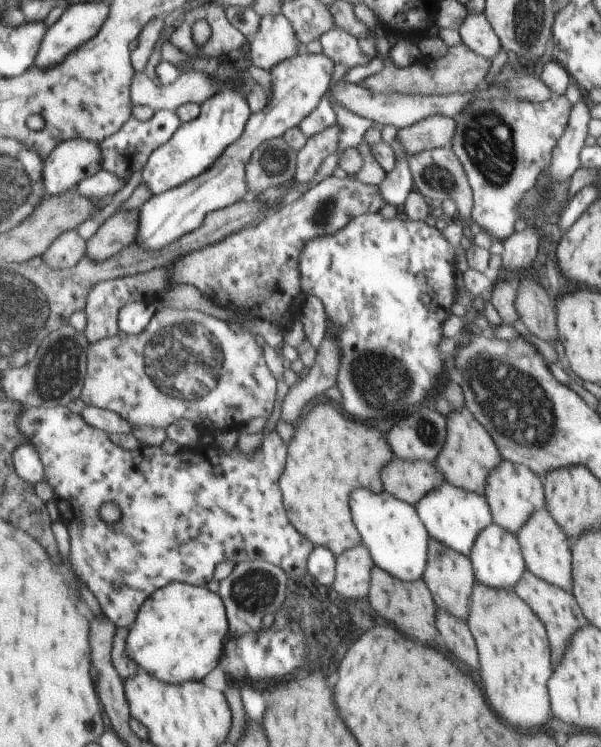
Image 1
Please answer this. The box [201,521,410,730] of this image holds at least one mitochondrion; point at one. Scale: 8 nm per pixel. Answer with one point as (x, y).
(254, 590)

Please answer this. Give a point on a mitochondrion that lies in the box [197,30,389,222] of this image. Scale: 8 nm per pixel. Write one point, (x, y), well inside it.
(272, 161)

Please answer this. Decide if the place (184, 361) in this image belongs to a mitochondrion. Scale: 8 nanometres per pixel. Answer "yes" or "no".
yes

